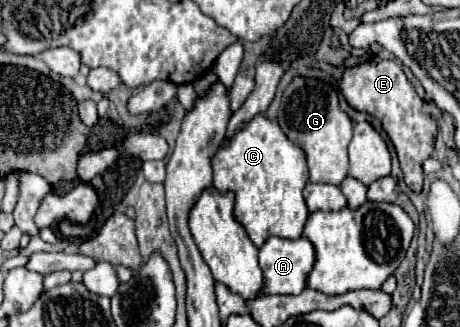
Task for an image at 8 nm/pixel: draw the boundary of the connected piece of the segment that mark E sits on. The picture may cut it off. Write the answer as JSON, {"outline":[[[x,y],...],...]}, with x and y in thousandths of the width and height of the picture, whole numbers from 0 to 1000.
{"outline":[[[828,183],[815,196],[789,190],[780,202],[754,208],[746,220],[737,263],[741,263],[741,287],[754,300],[754,312],[772,336],[793,336],[798,349],[828,367],[837,404],[846,410],[846,422],[863,459],[867,502],[872,502],[872,520],[880,538],[880,563],[898,587],[915,587],[915,575],[920,575],[915,502],[941,465],[950,373],[915,336],[920,306],[907,294],[902,269],[876,226],[876,208],[859,183]]]}

